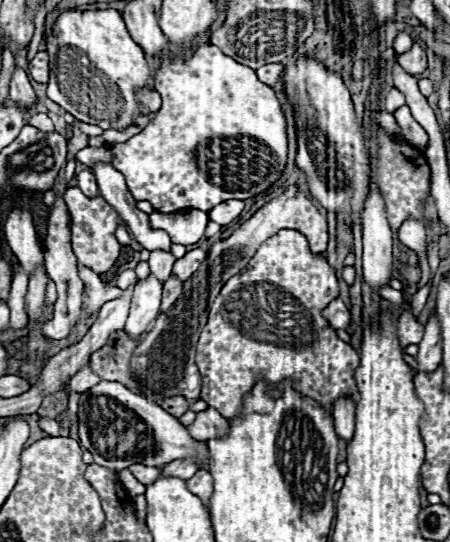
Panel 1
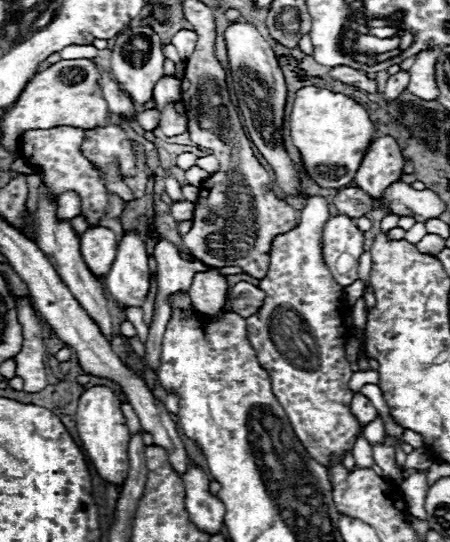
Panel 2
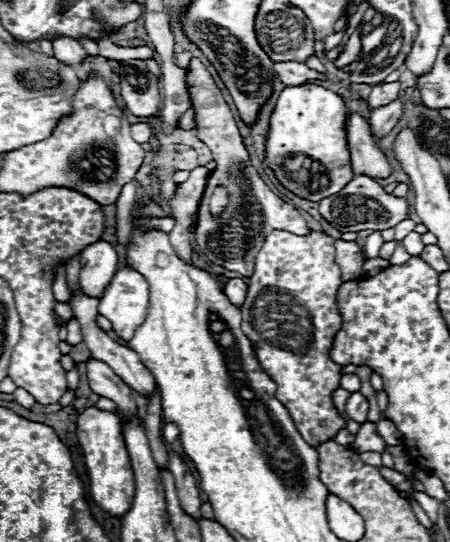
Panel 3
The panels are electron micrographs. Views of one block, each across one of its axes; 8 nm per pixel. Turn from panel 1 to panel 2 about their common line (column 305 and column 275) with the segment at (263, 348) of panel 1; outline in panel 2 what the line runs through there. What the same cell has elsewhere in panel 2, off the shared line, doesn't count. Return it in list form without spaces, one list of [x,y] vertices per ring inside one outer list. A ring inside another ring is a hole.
[[[310,196],[300,216],[300,224],[294,230],[280,234],[272,240],[268,272],[258,284],[258,288],[264,292],[264,304],[256,314],[246,318],[248,328],[246,338],[256,350],[260,366],[270,374],[272,390],[282,408],[286,410],[286,416],[298,440],[304,444],[310,456],[320,464],[324,464],[326,468],[330,454],[338,454],[342,458],[346,450],[352,450],[356,434],[362,432],[362,426],[350,412],[350,402],[354,394],[348,388],[352,370],[344,350],[348,340],[348,326],[344,322],[346,316],[344,288],[334,282],[322,258],[322,232],[328,218],[330,218],[328,202],[322,196]]]

